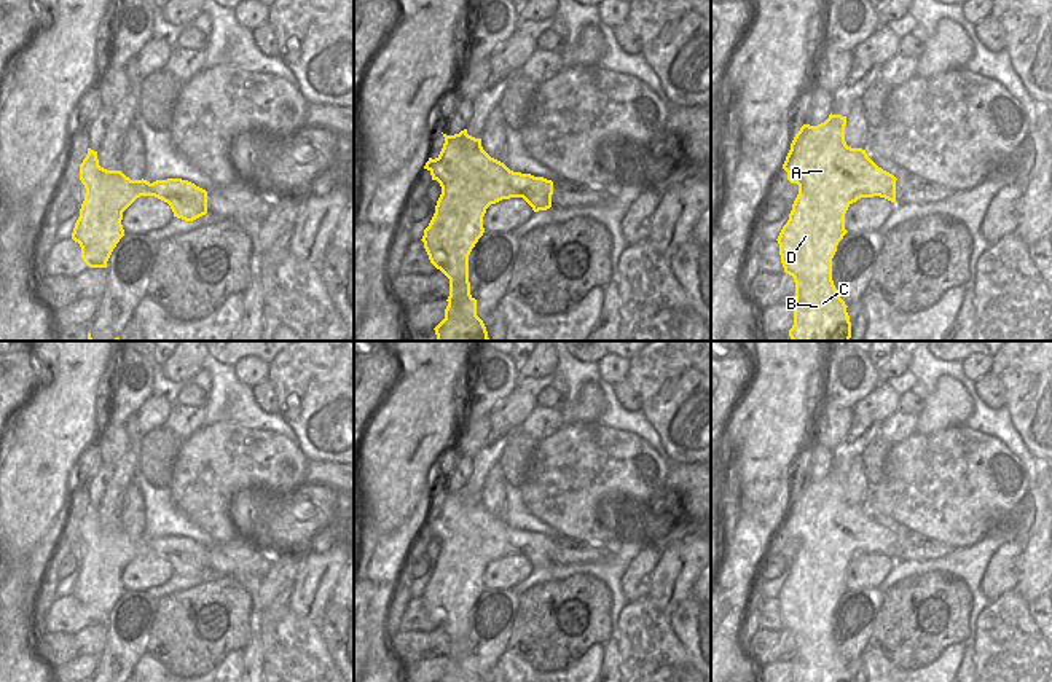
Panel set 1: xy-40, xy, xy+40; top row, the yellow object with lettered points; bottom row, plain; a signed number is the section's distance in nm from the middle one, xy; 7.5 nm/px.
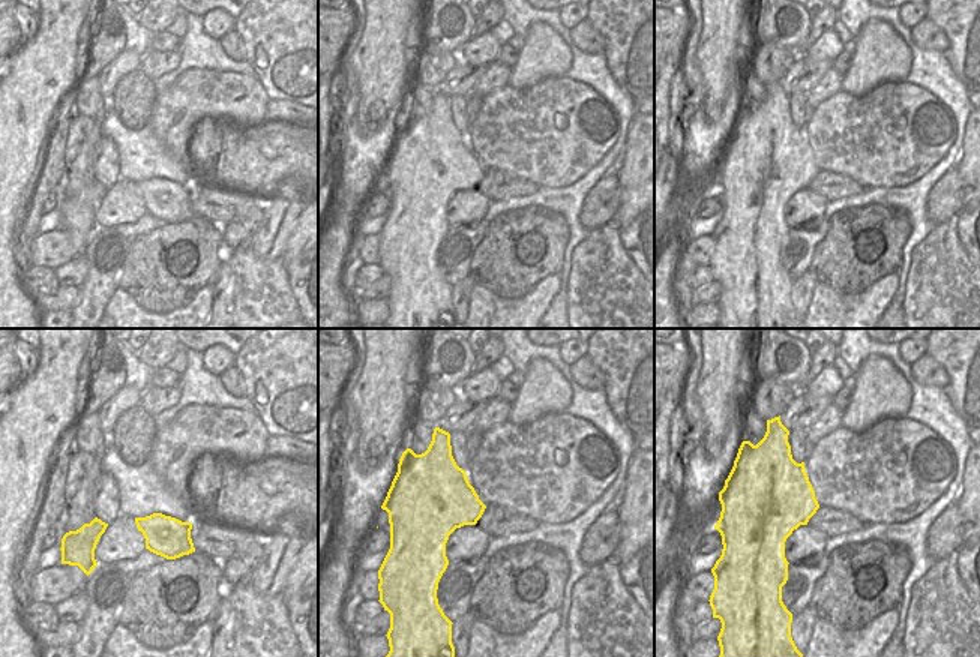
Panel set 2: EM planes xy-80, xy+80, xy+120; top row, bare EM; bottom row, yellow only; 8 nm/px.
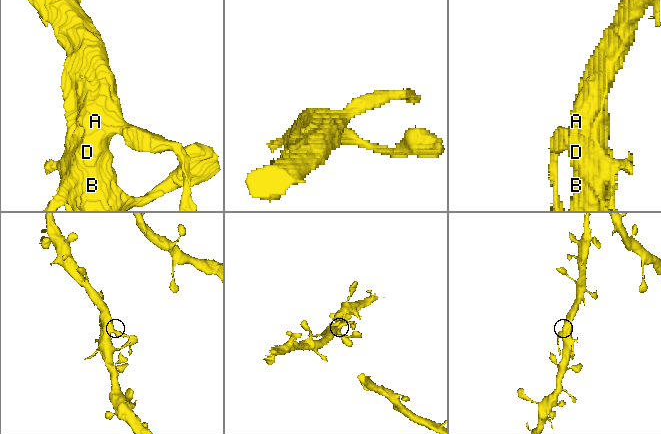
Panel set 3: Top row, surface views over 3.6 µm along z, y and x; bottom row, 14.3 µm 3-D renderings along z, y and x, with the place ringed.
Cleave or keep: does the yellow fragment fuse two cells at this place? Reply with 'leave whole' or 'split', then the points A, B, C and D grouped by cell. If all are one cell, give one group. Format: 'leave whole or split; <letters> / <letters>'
leave whole; A B C D

